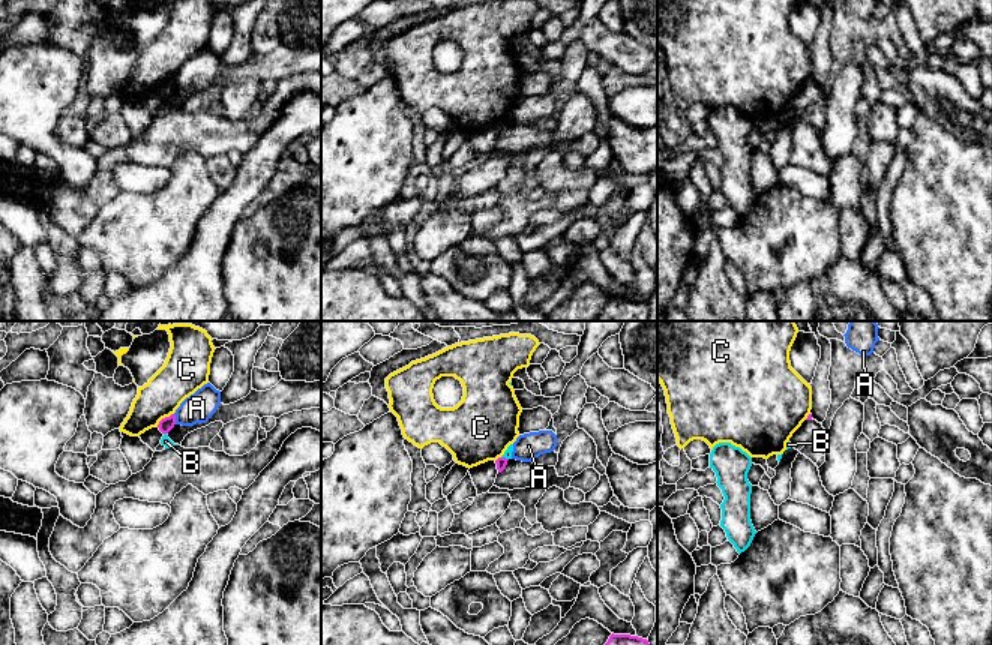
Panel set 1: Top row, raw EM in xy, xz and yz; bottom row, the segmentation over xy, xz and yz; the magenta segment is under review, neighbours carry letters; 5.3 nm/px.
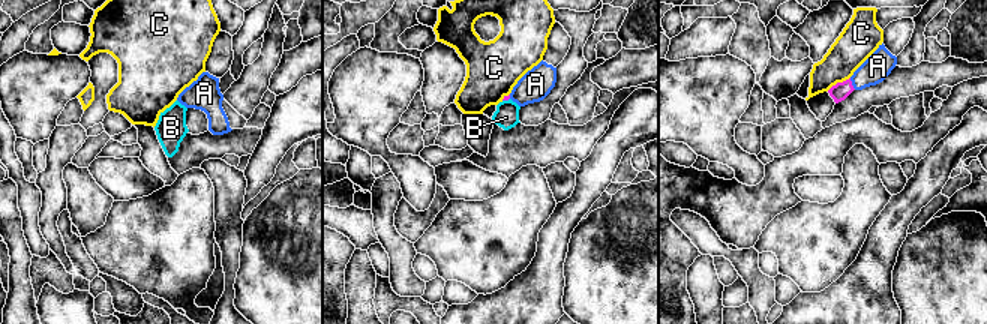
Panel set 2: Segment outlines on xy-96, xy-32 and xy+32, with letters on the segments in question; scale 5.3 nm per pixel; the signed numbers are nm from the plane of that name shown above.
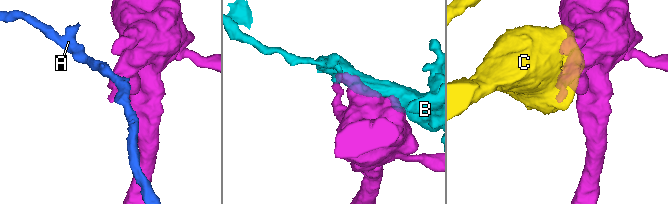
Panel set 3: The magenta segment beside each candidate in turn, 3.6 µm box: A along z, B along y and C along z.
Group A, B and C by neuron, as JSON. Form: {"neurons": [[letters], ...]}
{"neurons": [["A"], ["B"], ["C"]]}

